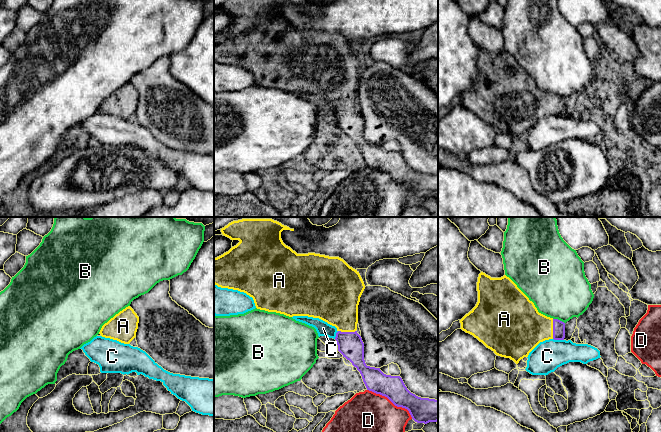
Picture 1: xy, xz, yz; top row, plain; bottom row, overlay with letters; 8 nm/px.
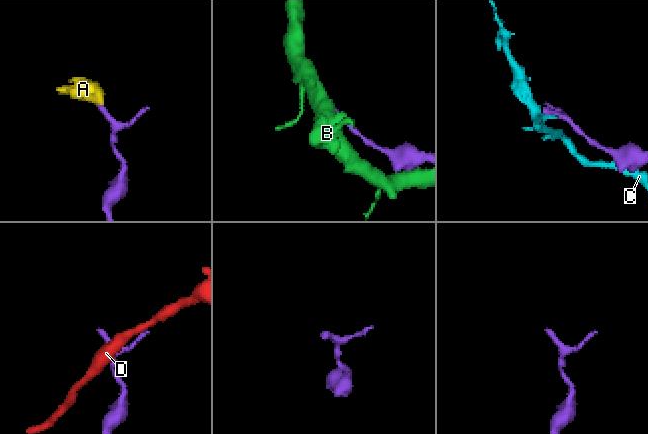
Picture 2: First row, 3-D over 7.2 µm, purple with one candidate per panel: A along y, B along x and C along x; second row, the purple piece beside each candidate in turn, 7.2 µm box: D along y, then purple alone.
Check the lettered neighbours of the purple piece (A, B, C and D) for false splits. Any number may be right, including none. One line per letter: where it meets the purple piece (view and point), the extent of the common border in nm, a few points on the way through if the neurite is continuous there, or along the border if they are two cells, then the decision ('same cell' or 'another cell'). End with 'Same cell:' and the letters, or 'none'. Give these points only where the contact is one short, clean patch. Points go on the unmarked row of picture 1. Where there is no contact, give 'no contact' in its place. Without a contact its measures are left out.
A: yz (553, 105) | 160 nm | same cell
B: yz (559, 96) | 100 nm | another cell
C: yz (558, 115) | 90 nm | along yz (553, 114), (563, 116) | another cell
D: xz (391, 177) | 440 nm | another cell
Same cell: A

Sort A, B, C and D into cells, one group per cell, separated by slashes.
A / B / C / D

